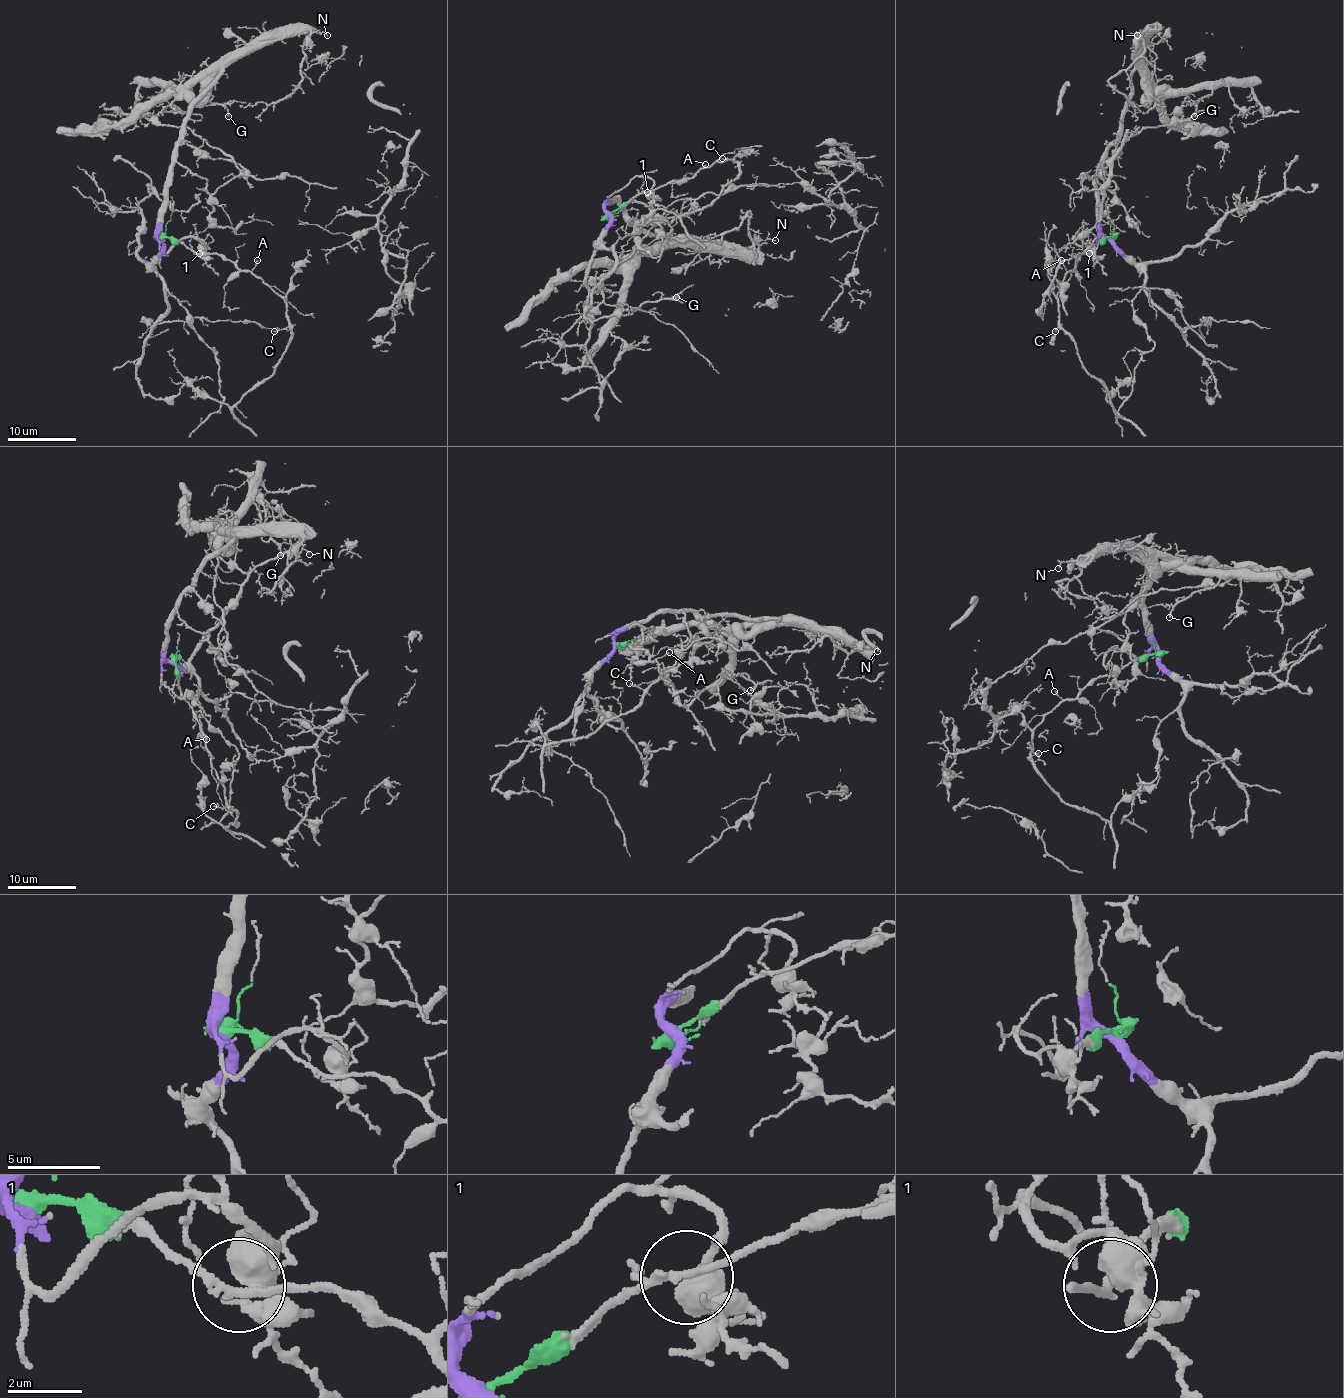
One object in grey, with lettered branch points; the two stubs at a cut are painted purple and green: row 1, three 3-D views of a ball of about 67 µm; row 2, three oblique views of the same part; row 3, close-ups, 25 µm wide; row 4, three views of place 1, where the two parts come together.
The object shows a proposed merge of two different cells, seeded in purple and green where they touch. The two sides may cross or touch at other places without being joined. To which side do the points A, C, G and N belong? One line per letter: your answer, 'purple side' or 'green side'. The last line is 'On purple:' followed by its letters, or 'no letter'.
A: green side
C: green side
G: purple side
N: purple side
On purple: G, N

